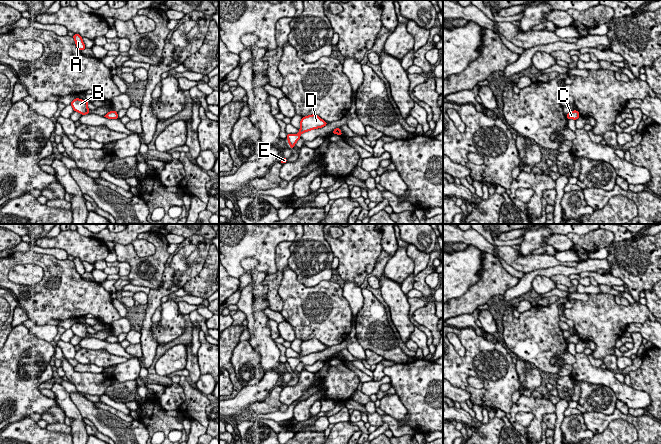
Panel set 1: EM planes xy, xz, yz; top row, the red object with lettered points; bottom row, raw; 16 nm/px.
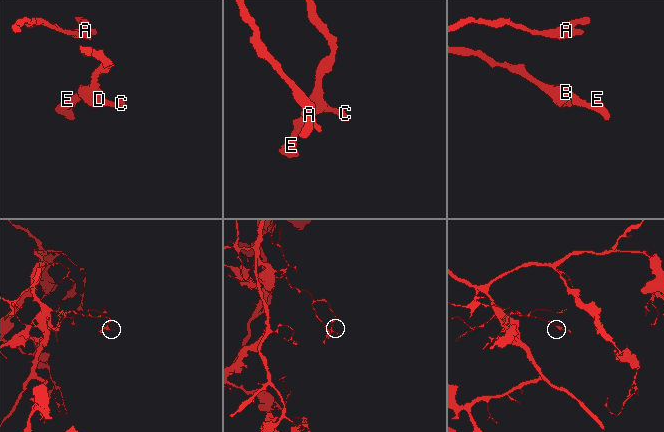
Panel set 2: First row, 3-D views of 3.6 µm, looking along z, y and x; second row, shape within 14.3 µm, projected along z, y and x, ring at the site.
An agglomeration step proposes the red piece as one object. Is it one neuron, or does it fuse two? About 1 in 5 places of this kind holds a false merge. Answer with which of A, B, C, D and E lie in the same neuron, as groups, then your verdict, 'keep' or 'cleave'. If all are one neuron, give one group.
A B C D E; keep

